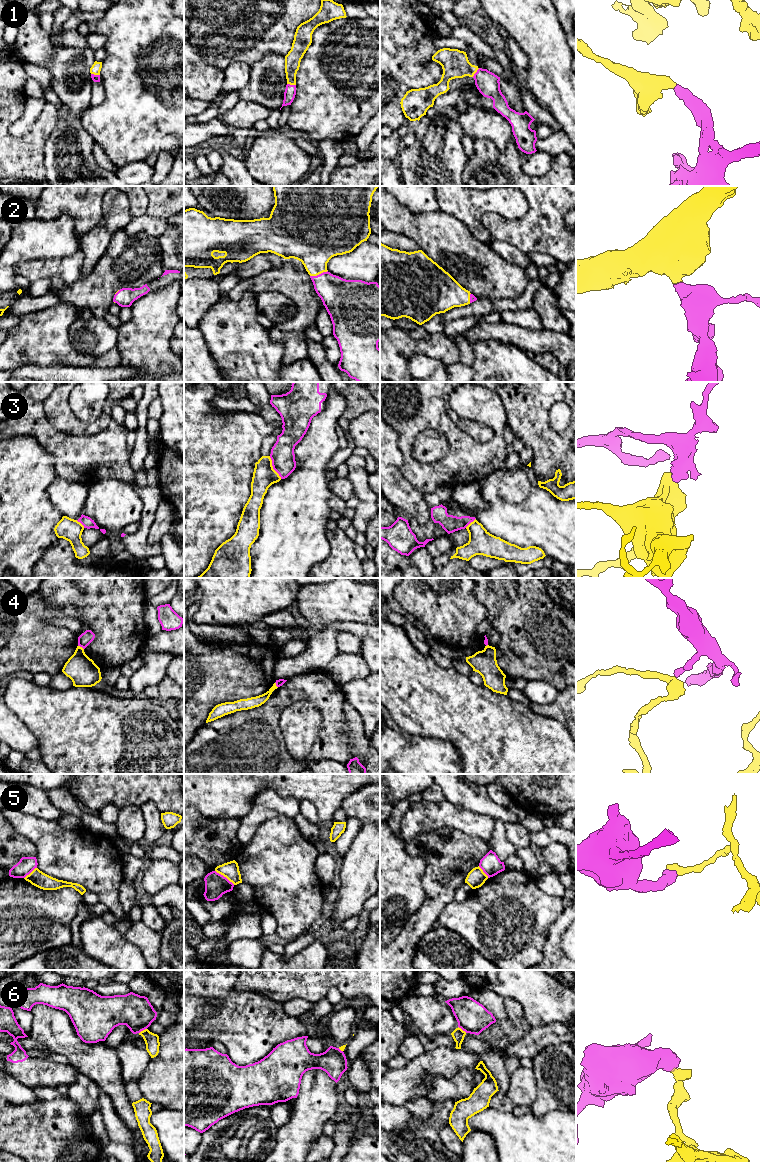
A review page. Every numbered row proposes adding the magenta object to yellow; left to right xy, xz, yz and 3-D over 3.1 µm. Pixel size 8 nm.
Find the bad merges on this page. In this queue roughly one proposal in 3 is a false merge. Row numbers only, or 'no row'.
3, 4, 5, 6

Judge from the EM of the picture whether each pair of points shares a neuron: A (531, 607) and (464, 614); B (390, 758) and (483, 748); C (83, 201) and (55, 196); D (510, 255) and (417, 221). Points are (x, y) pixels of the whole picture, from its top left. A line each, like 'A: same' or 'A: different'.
A: different
B: different
C: same
D: different

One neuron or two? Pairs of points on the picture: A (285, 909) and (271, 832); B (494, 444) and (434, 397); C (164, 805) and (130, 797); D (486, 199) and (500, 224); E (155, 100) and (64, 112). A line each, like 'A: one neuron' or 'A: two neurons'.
A: one neuron
B: one neuron
C: one neuron
D: two neurons
E: two neurons

